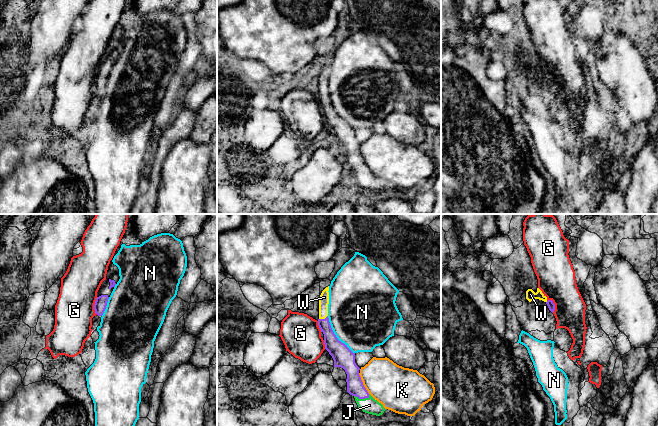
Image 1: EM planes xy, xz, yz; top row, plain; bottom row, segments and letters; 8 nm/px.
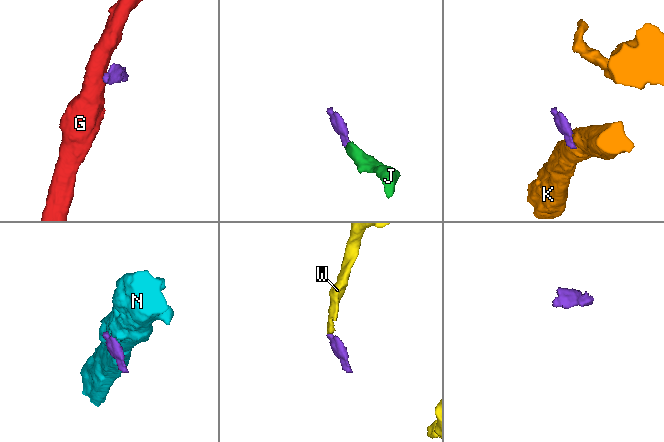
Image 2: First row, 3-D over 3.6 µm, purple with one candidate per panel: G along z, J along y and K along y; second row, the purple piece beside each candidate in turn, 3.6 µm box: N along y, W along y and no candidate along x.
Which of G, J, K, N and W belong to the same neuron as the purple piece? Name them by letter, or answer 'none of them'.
J, W

